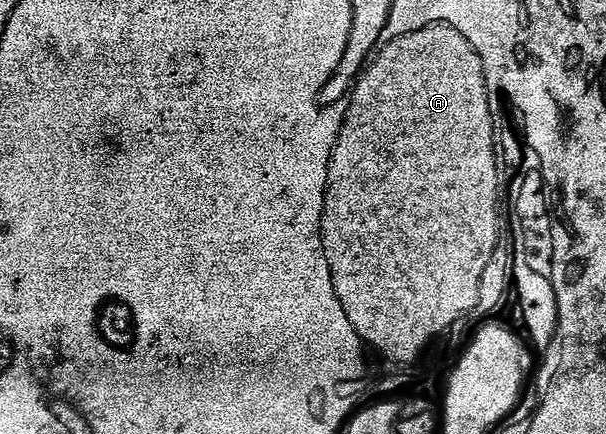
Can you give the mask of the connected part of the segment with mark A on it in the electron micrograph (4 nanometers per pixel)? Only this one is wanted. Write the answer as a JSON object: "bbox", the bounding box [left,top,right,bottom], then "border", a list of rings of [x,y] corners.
{"bbox":[322,24,498,358],"border":[[[441,24],[425,26],[411,34],[387,41],[373,55],[369,65],[357,75],[353,86],[350,111],[345,111],[338,146],[330,161],[326,181],[326,207],[322,213],[324,265],[332,272],[330,283],[334,286],[340,304],[345,304],[349,310],[349,317],[353,319],[358,333],[369,338],[379,352],[396,358],[410,358],[417,354],[425,334],[437,332],[454,317],[452,306],[460,308],[483,297],[482,277],[498,246],[498,158],[494,155],[496,131],[490,111],[492,91],[486,87],[482,61],[472,44],[468,44],[466,37],[456,28]]]}

